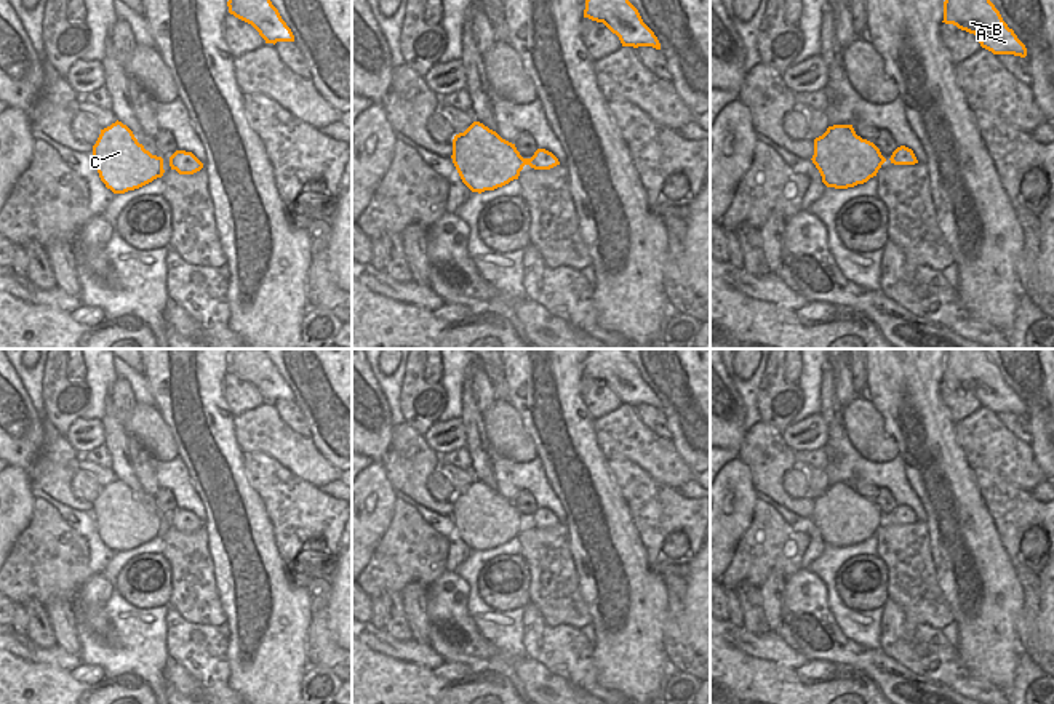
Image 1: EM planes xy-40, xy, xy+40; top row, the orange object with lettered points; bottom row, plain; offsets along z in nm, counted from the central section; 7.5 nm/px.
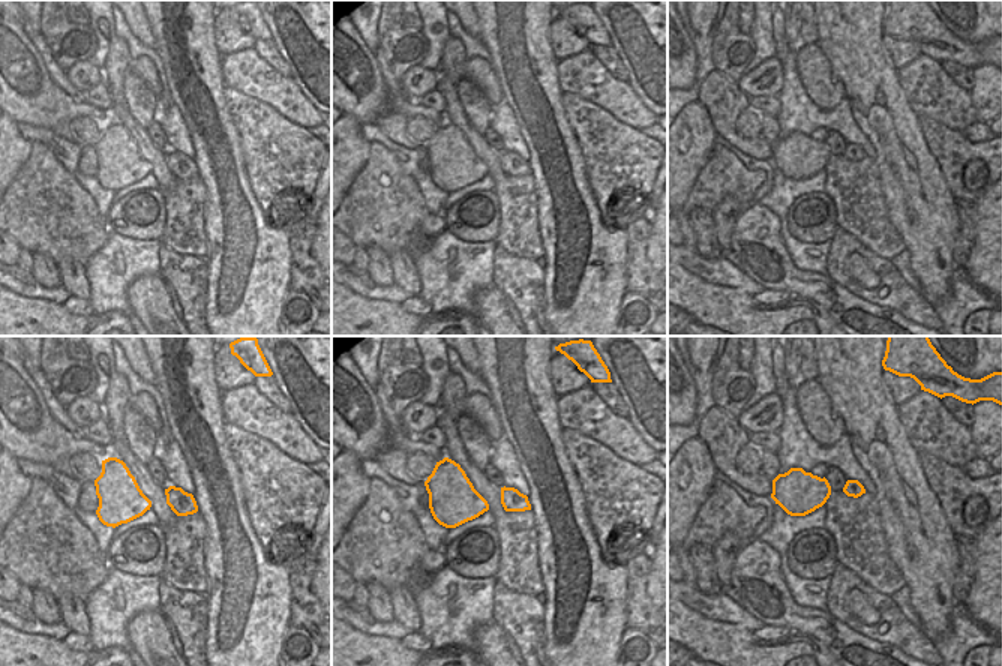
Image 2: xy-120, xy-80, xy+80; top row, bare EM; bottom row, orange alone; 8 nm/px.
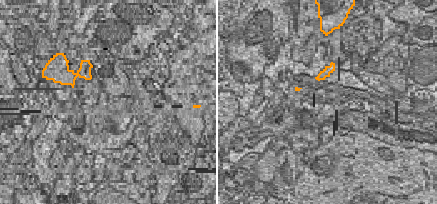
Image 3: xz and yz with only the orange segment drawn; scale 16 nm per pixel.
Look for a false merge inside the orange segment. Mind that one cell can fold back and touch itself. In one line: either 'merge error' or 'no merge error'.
no merge error

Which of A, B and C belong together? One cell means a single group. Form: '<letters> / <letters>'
A B C

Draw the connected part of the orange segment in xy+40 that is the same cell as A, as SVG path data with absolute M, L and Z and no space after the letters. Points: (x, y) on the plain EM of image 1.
M948 349L942 381L974 392L980 405L993 413L1027 414L1025 403L1003 379L985 349Z

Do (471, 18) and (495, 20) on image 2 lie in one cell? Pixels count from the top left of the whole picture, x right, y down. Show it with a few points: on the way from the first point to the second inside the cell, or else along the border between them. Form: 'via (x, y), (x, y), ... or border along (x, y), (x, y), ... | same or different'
border along (476, 15), (480, 36) | different

